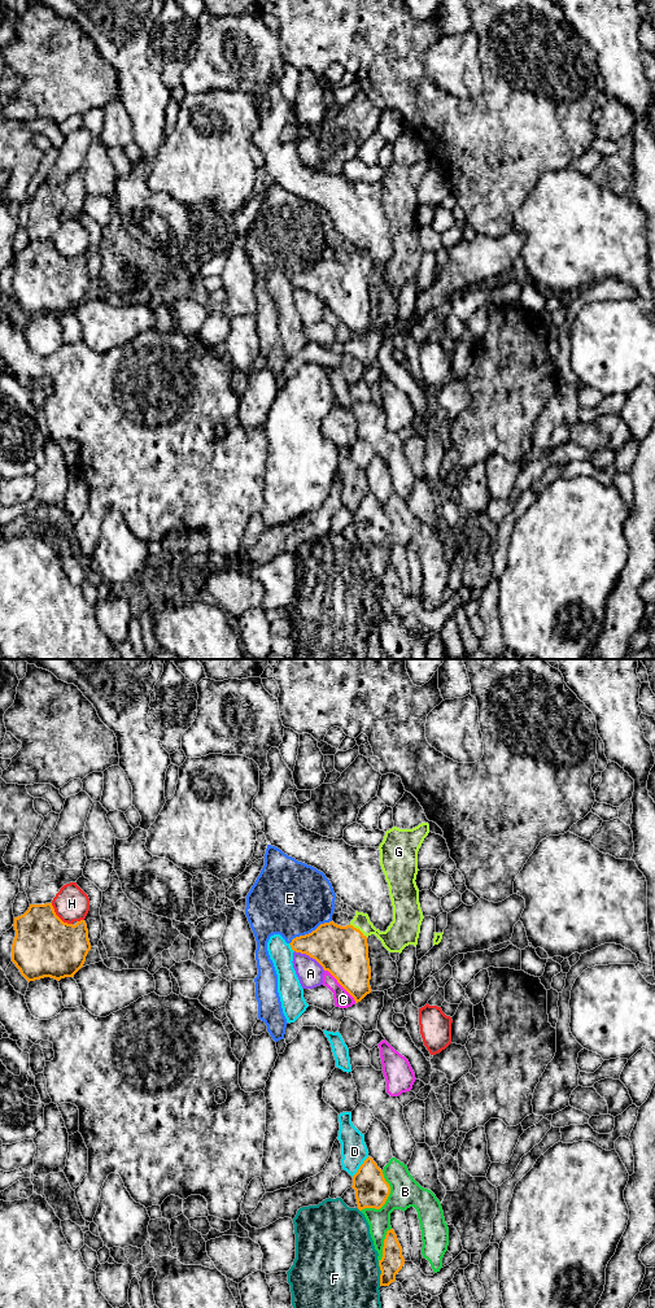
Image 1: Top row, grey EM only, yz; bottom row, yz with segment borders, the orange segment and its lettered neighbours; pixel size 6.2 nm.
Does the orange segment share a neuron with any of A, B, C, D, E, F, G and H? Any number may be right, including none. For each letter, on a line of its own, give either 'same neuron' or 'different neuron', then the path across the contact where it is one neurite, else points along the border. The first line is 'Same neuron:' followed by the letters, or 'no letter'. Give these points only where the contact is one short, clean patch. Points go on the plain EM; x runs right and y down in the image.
Same neuron: G
A: different neuron
B: different neuron
C: different neuron
D: different neuron
E: different neuron
F: different neuron
G: same neuron | across yz (343, 287), (358, 265), (397, 271)
H: different neuron

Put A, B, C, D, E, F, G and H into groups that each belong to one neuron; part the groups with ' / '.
A / B / C / D / E / F / G / H

